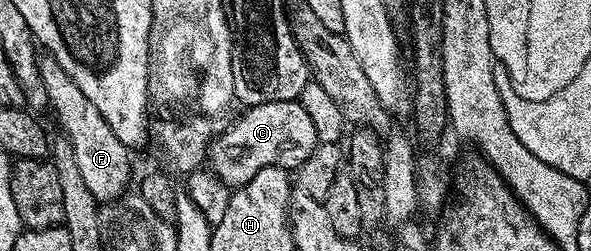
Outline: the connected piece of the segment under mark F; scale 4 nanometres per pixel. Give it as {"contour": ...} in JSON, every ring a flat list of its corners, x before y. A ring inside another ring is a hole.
{"contour":[[51,55,42,56,39,60,39,71,43,79,43,87,49,96,51,109,57,112,57,121,61,124,60,132,69,138,75,163,79,163,79,171,83,174,83,183,87,183,87,191,95,195,98,203,108,203,126,196,129,180,133,177,133,165,129,162,130,146,124,145,107,127,107,119,95,111,95,103,75,87,75,79,59,67,59,63]]}

